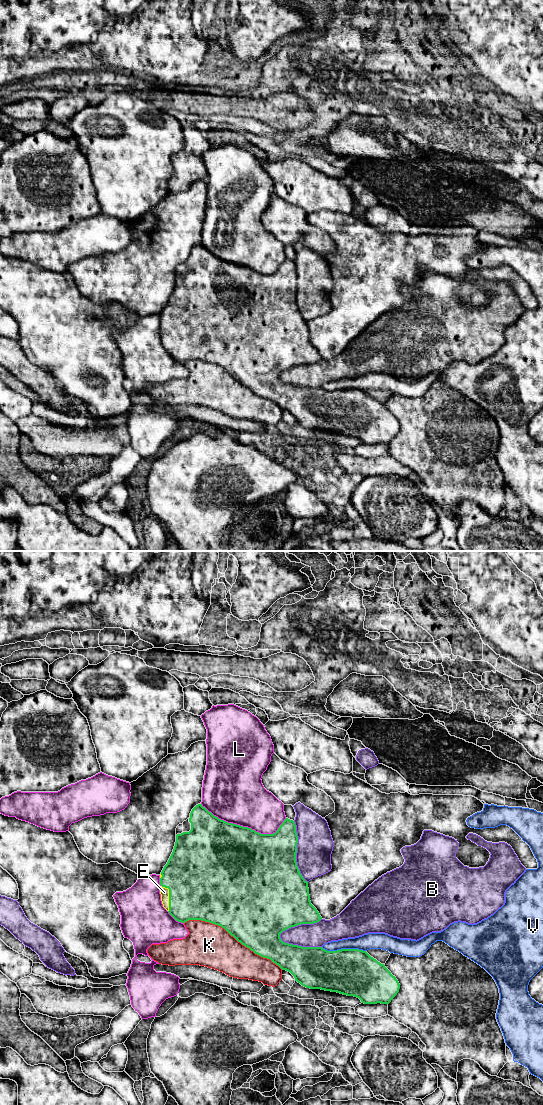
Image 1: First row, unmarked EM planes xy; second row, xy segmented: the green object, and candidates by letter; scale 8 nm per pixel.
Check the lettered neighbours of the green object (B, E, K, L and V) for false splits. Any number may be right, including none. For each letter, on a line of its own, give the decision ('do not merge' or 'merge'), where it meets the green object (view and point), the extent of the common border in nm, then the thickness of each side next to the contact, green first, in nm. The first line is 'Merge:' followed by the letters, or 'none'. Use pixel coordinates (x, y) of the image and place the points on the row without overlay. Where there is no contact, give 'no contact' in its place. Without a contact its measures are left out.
Merge: E
B: do not merge; contact xy (299, 364); length 380 nm; calibres 480 and 190 nm
E: merge; contact xy (169, 337); length 220 nm; calibres 500 and 70 nm
K: do not merge; contact xy (233, 376); length 900 nm; calibres 500 and 340 nm
L: do not merge; contact xy (244, 267); length 700 nm; calibres 500 and 420 nm
V: do not merge; contact xy (343, 389); length 360 nm; calibres 380 and 130 nm

